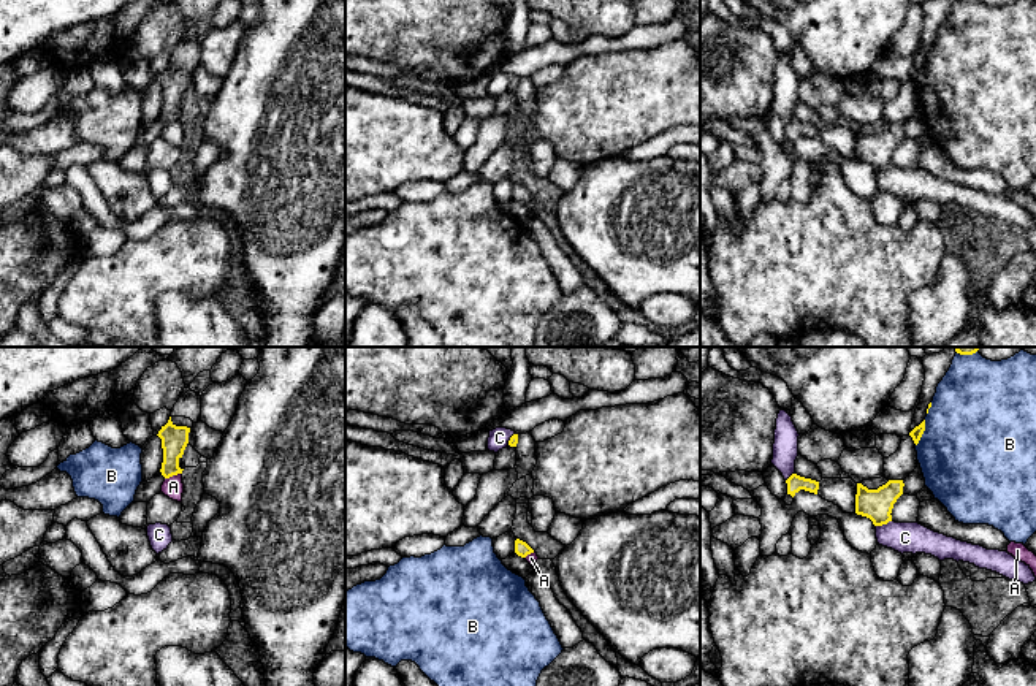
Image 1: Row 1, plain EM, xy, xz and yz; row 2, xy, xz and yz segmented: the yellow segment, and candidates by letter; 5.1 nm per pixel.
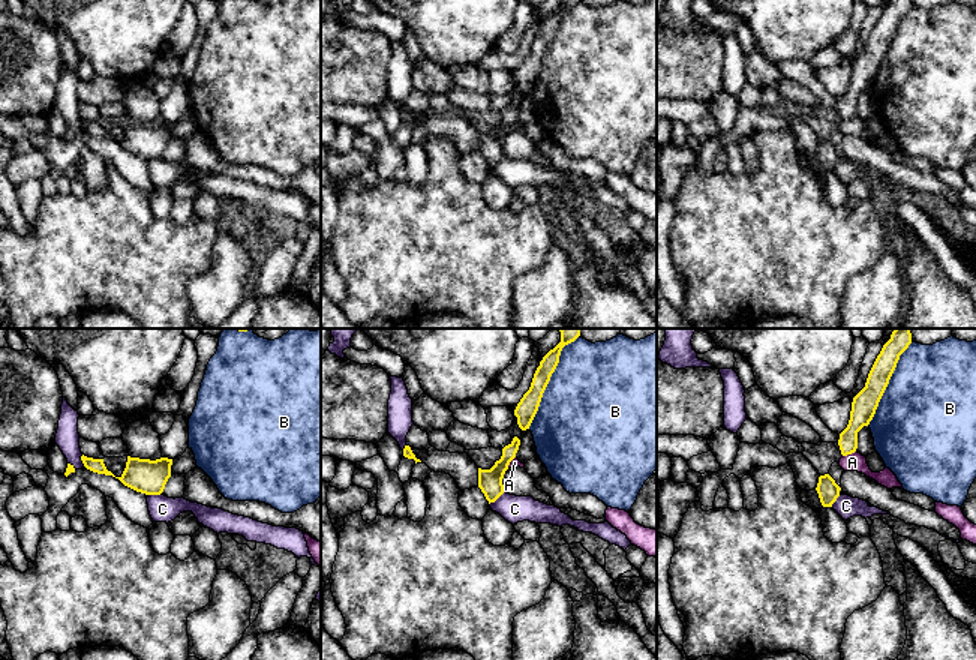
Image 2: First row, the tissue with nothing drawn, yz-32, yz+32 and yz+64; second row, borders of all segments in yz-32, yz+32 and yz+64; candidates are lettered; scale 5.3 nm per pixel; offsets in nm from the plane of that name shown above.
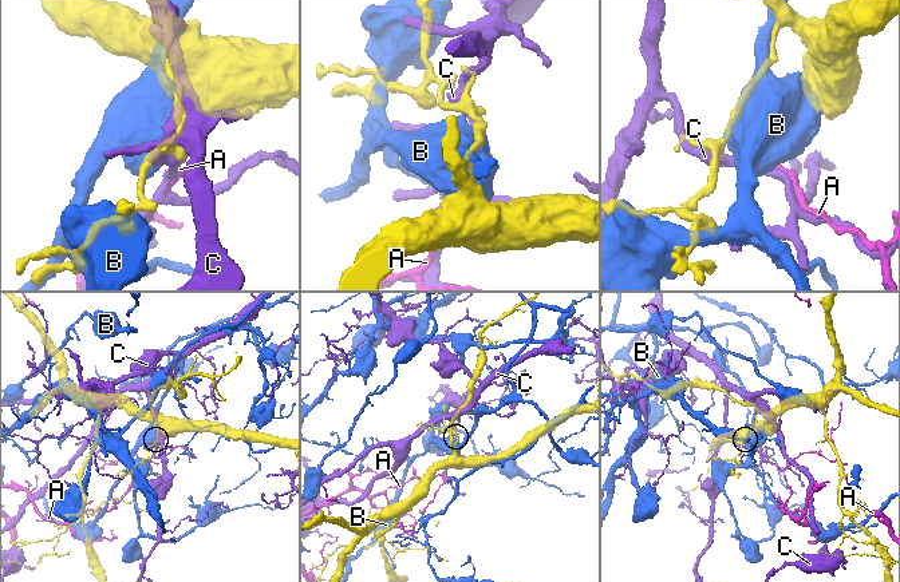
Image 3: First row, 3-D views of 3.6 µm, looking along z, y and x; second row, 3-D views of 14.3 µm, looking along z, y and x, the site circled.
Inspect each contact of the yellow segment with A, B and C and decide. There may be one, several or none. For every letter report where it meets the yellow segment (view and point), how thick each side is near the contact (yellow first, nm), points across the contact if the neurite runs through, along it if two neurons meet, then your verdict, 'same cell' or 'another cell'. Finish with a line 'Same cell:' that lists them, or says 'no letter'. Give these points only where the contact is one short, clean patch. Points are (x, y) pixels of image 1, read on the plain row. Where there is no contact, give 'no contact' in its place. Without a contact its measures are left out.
A: xy (173, 119) | 140/110 nm | along xy (181, 118), (165, 124) | another cell
B: yz (922, 78) | 60/500 nm | another cell
C: yz (883, 168) | 160/160 nm | another cell
Same cell: no letter

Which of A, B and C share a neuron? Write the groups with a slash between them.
A / B / C

